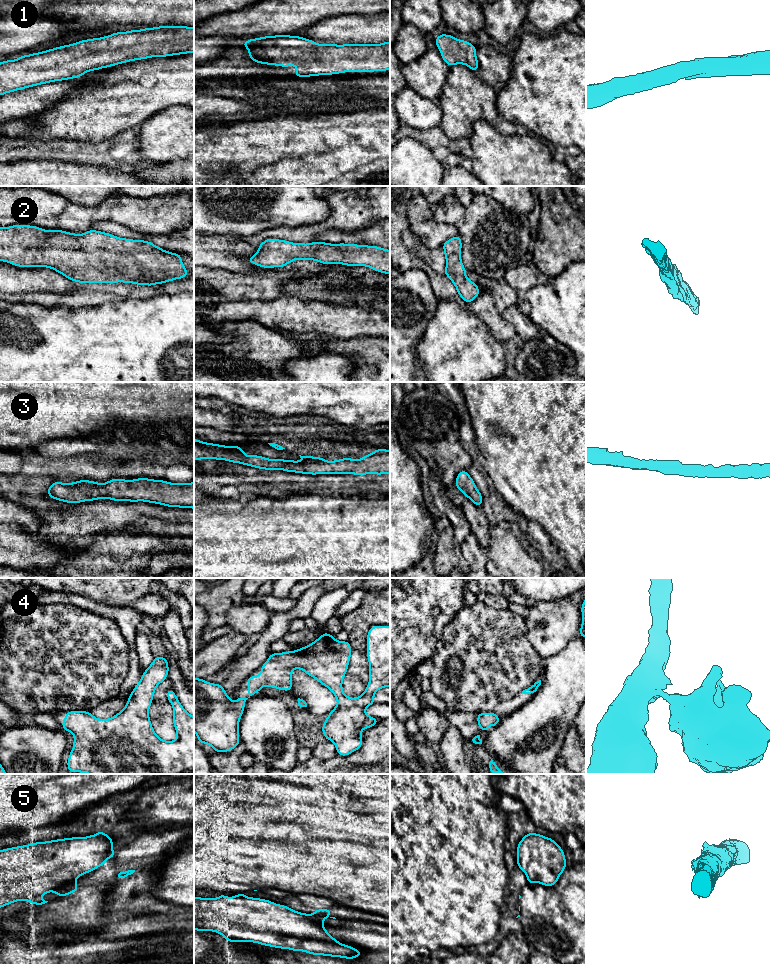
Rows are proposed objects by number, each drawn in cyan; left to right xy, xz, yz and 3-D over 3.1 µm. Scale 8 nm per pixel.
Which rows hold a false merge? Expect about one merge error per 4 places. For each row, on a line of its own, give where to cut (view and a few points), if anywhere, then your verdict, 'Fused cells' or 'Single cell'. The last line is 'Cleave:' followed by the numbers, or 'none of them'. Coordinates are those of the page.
1: No split. Single cell
2: No split. Single cell
3: No split. Single cell
4: No split. Single cell
5: No split. Single cell
Cleave: none of them

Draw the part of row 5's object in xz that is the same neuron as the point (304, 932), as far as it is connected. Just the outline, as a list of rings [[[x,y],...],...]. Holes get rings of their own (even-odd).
[[[245,893],[236,894],[234,897],[226,897],[225,894],[220,894],[218,898],[194,897],[194,930],[219,933],[228,942],[253,942],[345,959],[361,956],[362,951],[338,942],[326,931],[322,921],[331,913],[331,909],[315,909],[313,914],[301,913],[266,899],[246,897]]]

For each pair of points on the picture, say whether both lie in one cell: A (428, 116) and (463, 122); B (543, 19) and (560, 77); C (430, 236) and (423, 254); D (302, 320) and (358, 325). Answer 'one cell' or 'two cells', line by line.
A: two cells
B: two cells
C: two cells
D: one cell

